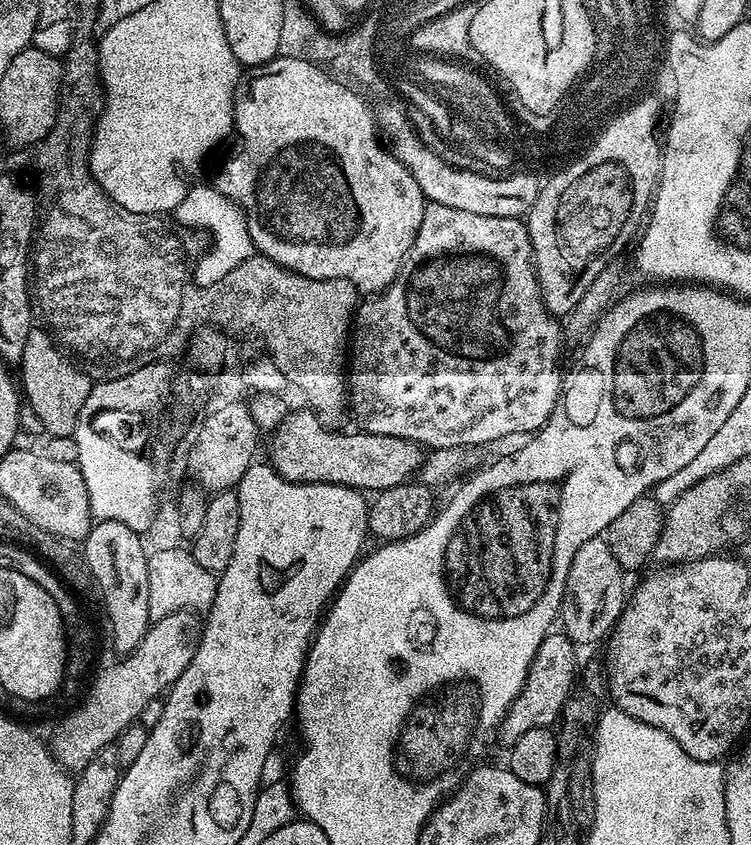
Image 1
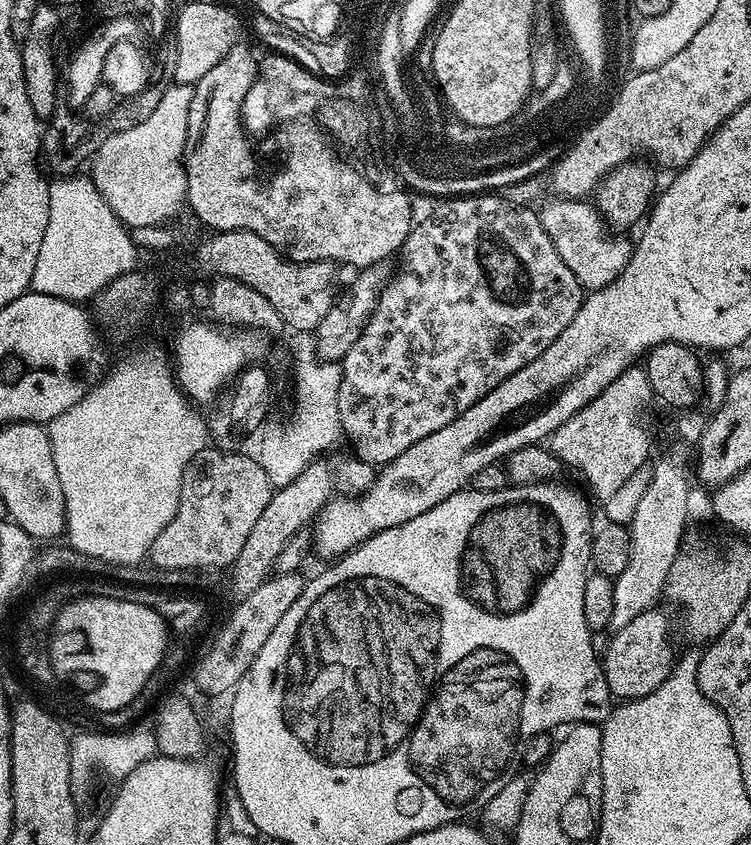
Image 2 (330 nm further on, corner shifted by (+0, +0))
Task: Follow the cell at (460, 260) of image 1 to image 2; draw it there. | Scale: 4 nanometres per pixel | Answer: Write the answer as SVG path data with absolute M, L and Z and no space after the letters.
M500 196L445 199L433 216L413 227L398 256L400 269L385 283L358 342L344 355L337 396L340 431L362 462L389 464L426 434L454 422L494 386L538 358L578 314L585 289L558 258L539 215Z

